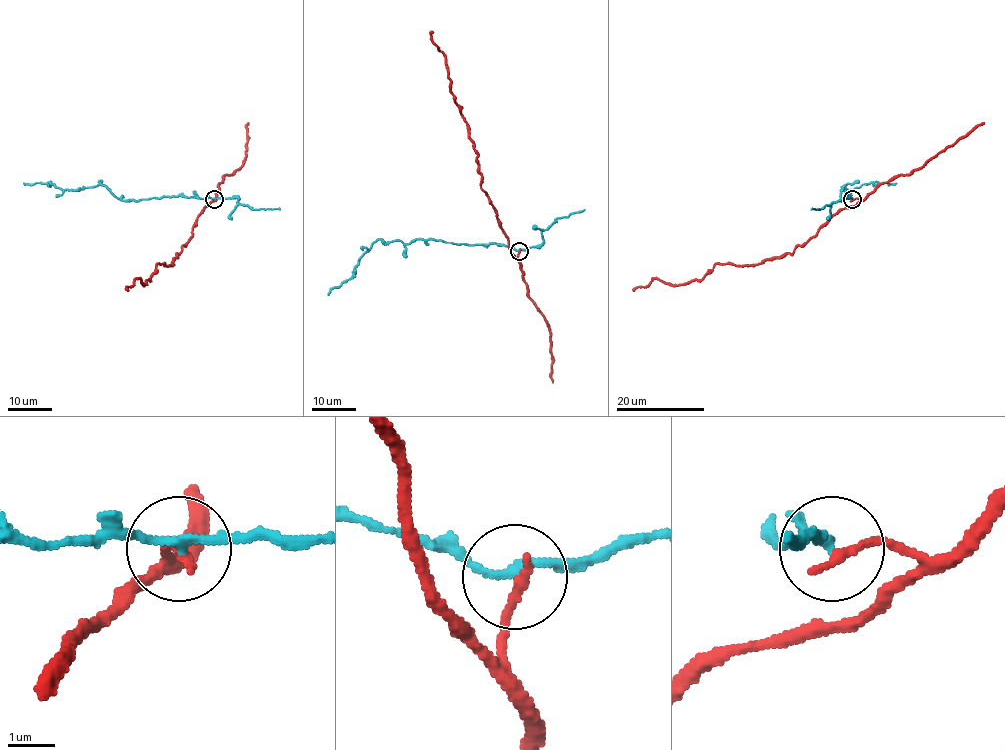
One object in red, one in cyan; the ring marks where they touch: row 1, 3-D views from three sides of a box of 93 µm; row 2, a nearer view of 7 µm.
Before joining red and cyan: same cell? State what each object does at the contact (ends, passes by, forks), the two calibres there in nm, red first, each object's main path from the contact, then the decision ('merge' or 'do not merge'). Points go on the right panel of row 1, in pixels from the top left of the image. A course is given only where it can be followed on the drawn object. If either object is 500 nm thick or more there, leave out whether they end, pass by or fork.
red ends there; cyan passes by; 220 nm thick on the red side, 180 nm on the other; red runs (852, 199), (860, 200), (792, 253), (632, 289); cyan runs (852, 199), (845, 197), (840, 200), (845, 185), (840, 190), (855, 189), (863, 184), (896, 183); do not merge

